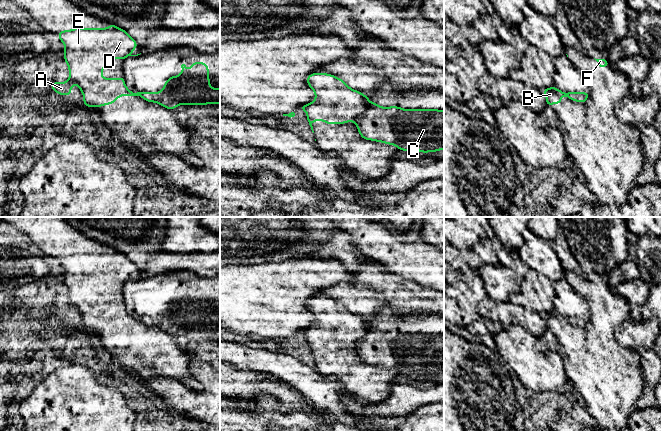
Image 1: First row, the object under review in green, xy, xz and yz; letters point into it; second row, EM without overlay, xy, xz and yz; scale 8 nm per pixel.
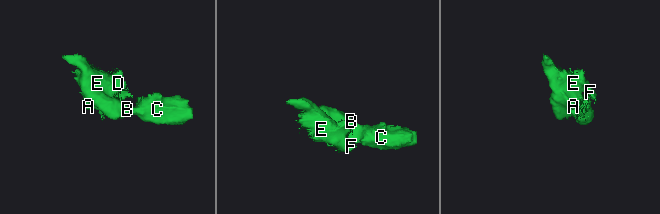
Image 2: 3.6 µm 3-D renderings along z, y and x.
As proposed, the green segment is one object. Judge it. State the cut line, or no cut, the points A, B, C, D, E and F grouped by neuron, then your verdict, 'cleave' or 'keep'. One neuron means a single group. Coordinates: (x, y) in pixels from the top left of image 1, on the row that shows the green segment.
xz (370, 102), (355, 121) | A B D E F / C | cleave

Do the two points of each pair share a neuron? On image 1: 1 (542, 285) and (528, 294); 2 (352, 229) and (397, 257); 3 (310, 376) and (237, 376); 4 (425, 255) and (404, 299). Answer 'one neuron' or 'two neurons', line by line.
1: one neuron
2: one neuron
3: two neurons
4: two neurons

